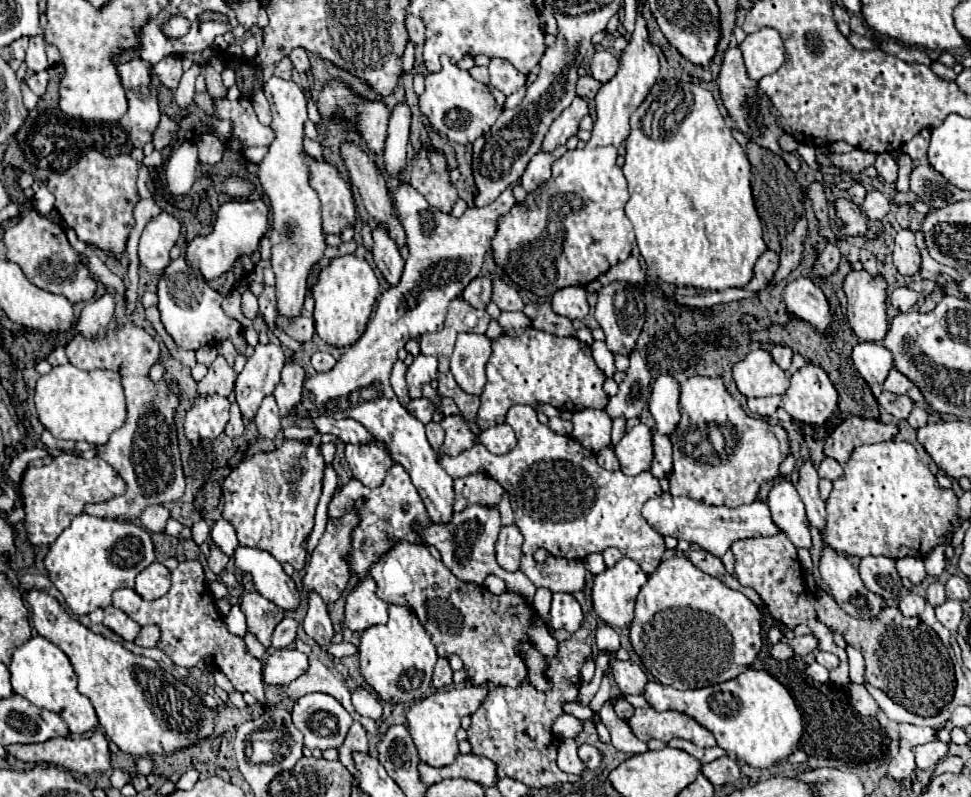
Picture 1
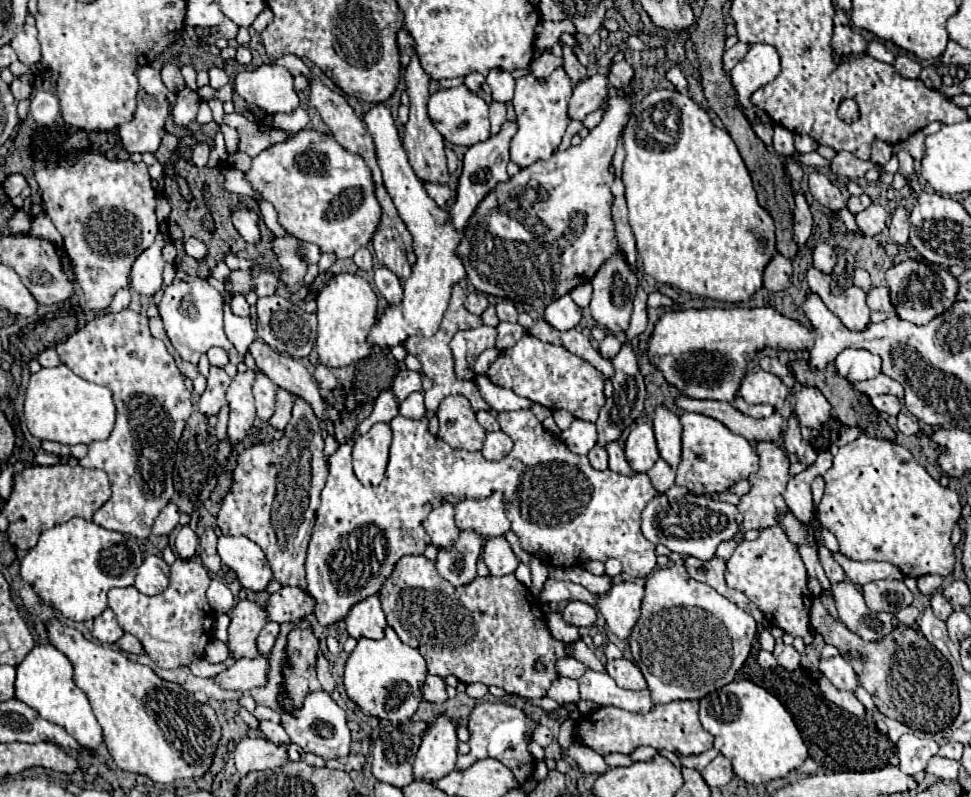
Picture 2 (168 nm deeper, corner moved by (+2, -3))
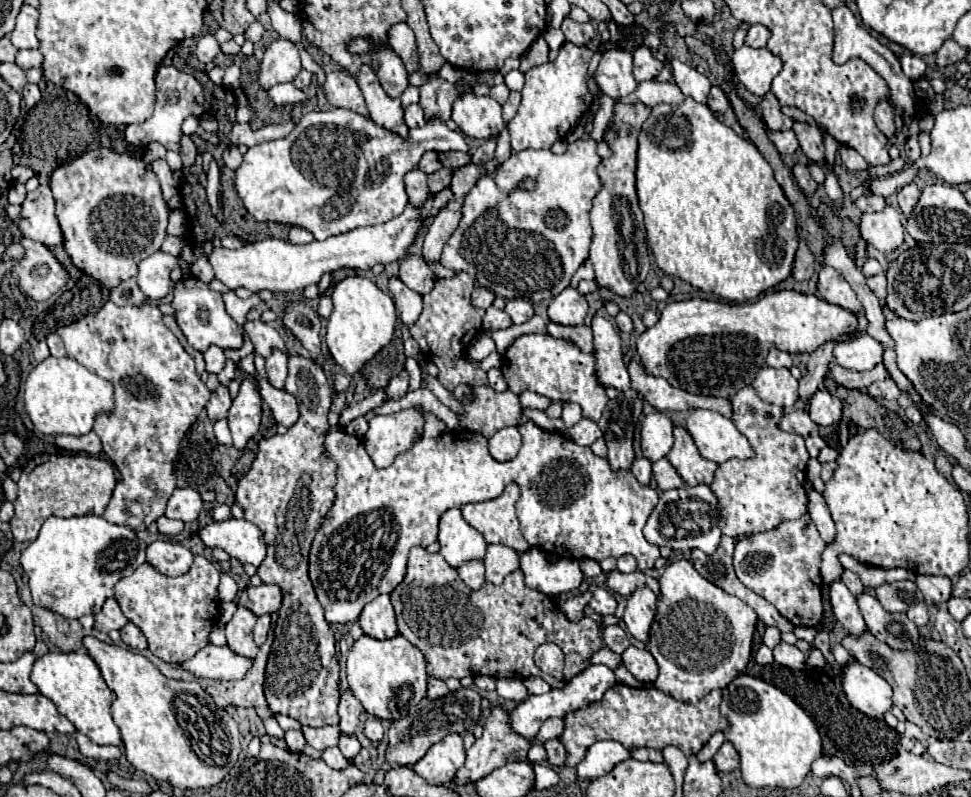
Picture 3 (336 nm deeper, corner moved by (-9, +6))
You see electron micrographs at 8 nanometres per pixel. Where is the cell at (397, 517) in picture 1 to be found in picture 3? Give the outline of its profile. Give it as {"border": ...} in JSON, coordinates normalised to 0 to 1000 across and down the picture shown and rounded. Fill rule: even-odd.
{"border":[[[544,528],[544,531],[540,531],[540,533],[533,533],[533,541],[536,541],[536,546],[538,546],[536,568],[533,568],[531,576],[521,578],[521,581],[513,581],[513,578],[509,578],[509,576],[505,573],[505,568],[503,568],[503,553],[501,553],[501,548],[496,548],[496,543],[488,543],[488,541],[482,541],[482,543],[480,543],[480,541],[474,541],[474,543],[470,543],[470,548],[468,548],[465,543],[457,543],[457,546],[453,546],[453,548],[449,548],[449,551],[433,548],[433,553],[428,553],[422,566],[410,571],[408,578],[406,578],[402,586],[398,586],[398,588],[389,588],[389,586],[383,581],[383,576],[379,573],[373,553],[369,553],[369,548],[358,546],[356,541],[342,541],[342,543],[338,543],[336,551],[334,551],[334,568],[336,568],[336,573],[344,576],[346,583],[348,583],[348,609],[344,611],[344,616],[346,616],[346,629],[344,629],[344,634],[340,636],[340,641],[338,641],[332,661],[327,664],[327,669],[325,669],[325,674],[323,674],[321,689],[319,689],[319,699],[317,699],[317,704],[319,704],[319,709],[317,709],[319,729],[321,729],[321,734],[323,734],[323,742],[325,742],[327,754],[330,754],[332,762],[334,762],[336,779],[338,779],[338,782],[363,782],[363,779],[367,779],[369,772],[373,769],[375,759],[379,759],[381,754],[385,754],[385,752],[387,752],[389,747],[393,747],[393,744],[404,744],[404,742],[414,731],[414,726],[416,726],[416,721],[418,721],[420,691],[422,691],[424,686],[428,686],[428,684],[430,684],[430,686],[441,686],[443,681],[449,679],[449,671],[451,671],[451,651],[453,651],[453,646],[455,646],[457,641],[461,641],[461,639],[465,639],[465,636],[476,636],[476,634],[480,634],[480,631],[505,629],[505,626],[513,624],[523,606],[533,606],[536,614],[538,614],[538,624],[536,624],[536,629],[533,629],[533,654],[536,654],[536,666],[538,666],[540,676],[542,676],[548,686],[554,686],[554,689],[558,689],[558,691],[564,694],[564,696],[583,699],[583,701],[593,701],[593,704],[595,704],[595,701],[620,704],[620,701],[624,701],[624,699],[634,699],[634,701],[636,701],[636,699],[641,699],[641,696],[653,696],[653,701],[655,701],[655,706],[657,706],[657,714],[659,714],[659,716],[669,716],[669,714],[674,711],[674,704],[680,699],[680,694],[678,694],[678,686],[676,686],[676,684],[669,684],[669,681],[661,674],[661,661],[665,659],[667,646],[671,644],[671,639],[674,639],[676,631],[678,631],[676,614],[657,609],[657,604],[653,604],[653,596],[651,596],[649,591],[632,593],[632,591],[628,588],[626,578],[624,578],[622,573],[612,571],[608,561],[597,561],[597,558],[593,558],[591,553],[587,553],[585,548],[581,548],[581,546],[577,546],[577,543],[560,541],[560,538],[556,538],[556,536],[554,536],[552,531],[548,531],[548,528]],[[381,641],[383,641],[383,644],[387,641],[387,654],[385,654],[385,646],[383,646],[383,654],[377,654],[377,646],[379,646]]]}

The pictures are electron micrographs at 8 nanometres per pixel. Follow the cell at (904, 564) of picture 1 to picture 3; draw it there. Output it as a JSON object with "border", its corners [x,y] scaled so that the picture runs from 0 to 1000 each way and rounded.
{"border":[[[834,614],[832,621],[832,646],[836,649],[838,659],[842,661],[842,669],[844,674],[855,681],[859,676],[859,654],[855,649],[855,641],[851,639],[851,629],[849,624],[840,616],[840,614]]]}

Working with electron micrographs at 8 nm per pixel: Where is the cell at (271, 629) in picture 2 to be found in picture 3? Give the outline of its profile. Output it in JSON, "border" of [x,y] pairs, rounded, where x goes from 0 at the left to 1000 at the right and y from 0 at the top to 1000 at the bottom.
{"border":[[[278,772],[266,774],[266,779],[264,779],[264,784],[262,784],[262,807],[264,807],[264,809],[270,809],[270,807],[274,804],[276,789],[278,789]]]}

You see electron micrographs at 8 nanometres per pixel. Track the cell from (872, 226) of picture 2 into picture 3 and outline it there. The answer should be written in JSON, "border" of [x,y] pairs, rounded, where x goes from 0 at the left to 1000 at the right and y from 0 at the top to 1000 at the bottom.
{"border":[[[910,260],[906,267],[890,267],[886,277],[888,300],[904,315],[921,315],[931,302],[927,267],[921,260]]]}

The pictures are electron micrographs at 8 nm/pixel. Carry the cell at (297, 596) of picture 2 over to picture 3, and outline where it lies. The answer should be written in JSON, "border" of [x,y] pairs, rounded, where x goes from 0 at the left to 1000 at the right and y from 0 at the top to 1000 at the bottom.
{"border":[[[255,734],[245,747],[245,759],[260,767],[264,774],[274,769],[284,769],[286,759],[290,757],[290,742],[284,734]]]}

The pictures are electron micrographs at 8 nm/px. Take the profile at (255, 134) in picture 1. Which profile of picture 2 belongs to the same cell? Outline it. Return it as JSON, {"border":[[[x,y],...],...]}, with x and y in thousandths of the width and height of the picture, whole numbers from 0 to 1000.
{"border":[[[244,141],[232,143],[230,153],[246,166],[246,171],[248,171],[248,176],[246,176],[246,191],[256,193],[258,198],[263,198],[273,186],[296,176],[296,168],[291,163],[258,153],[250,143],[244,143]]]}

